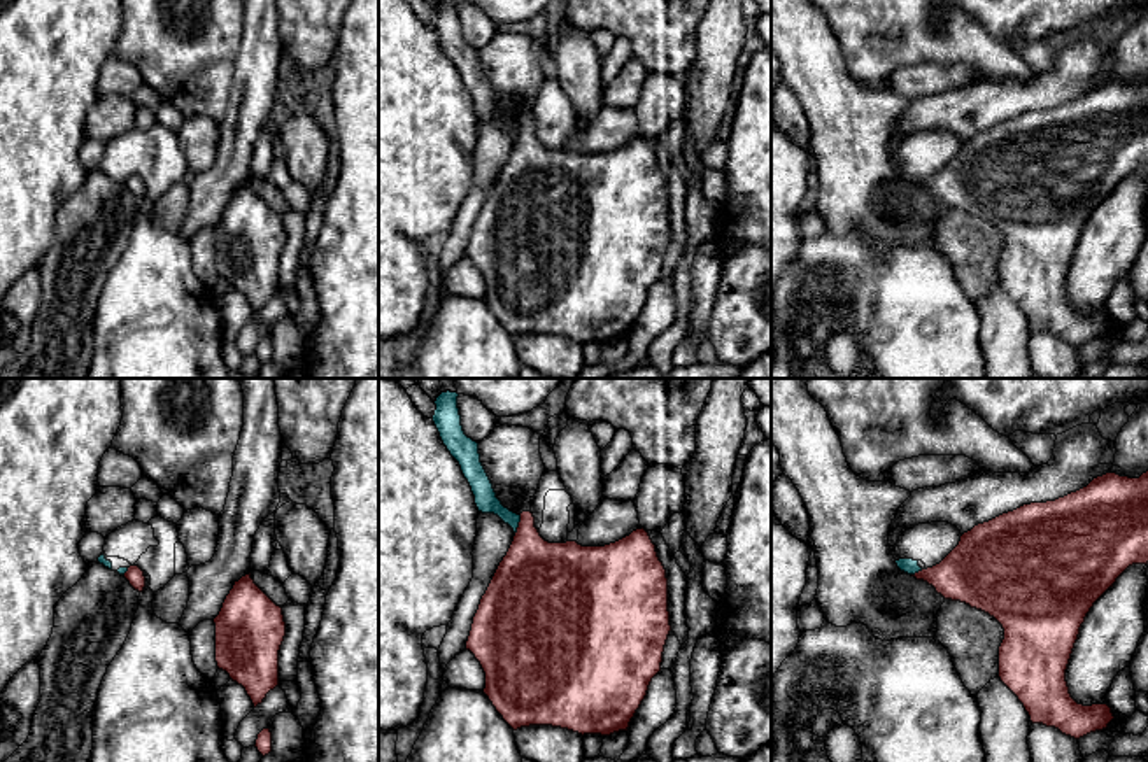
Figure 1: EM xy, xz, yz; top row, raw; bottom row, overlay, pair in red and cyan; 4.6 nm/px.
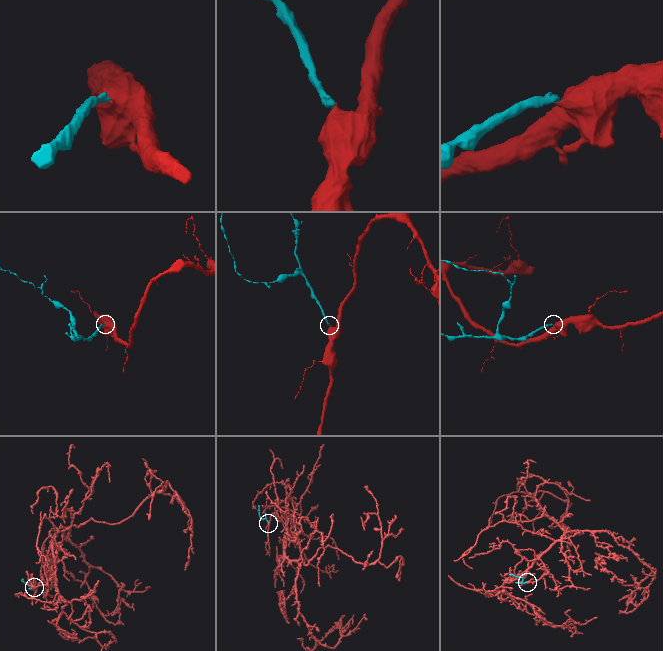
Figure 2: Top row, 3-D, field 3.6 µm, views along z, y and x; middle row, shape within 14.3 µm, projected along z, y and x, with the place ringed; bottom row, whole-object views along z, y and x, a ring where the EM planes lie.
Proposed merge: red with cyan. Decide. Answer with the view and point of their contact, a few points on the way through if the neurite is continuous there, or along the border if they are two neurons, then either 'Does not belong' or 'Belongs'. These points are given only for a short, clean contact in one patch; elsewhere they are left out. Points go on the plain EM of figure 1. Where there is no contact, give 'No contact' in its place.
Touches red at xz (519, 132). Boundary: xz (521, 123), (516, 141). Does not belong

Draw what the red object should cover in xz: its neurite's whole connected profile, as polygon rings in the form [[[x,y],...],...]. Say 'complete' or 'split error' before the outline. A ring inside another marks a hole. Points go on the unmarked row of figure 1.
complete | [[[522,119],[514,149],[480,207],[466,258],[485,280],[484,301],[514,338],[552,333],[582,343],[610,343],[627,338],[661,279],[670,238],[666,177],[643,135],[605,154],[549,151],[535,135],[533,121]]]

